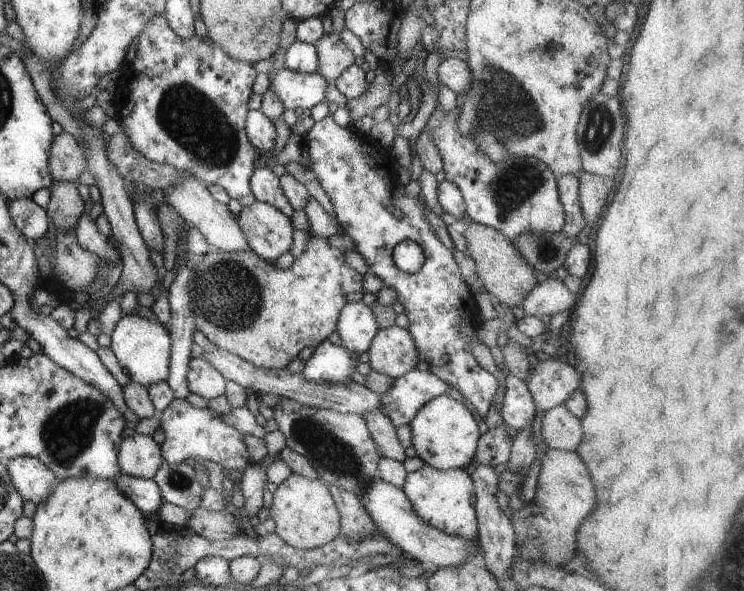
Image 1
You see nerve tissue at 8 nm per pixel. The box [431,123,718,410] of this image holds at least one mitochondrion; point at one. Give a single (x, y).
(518, 181)

